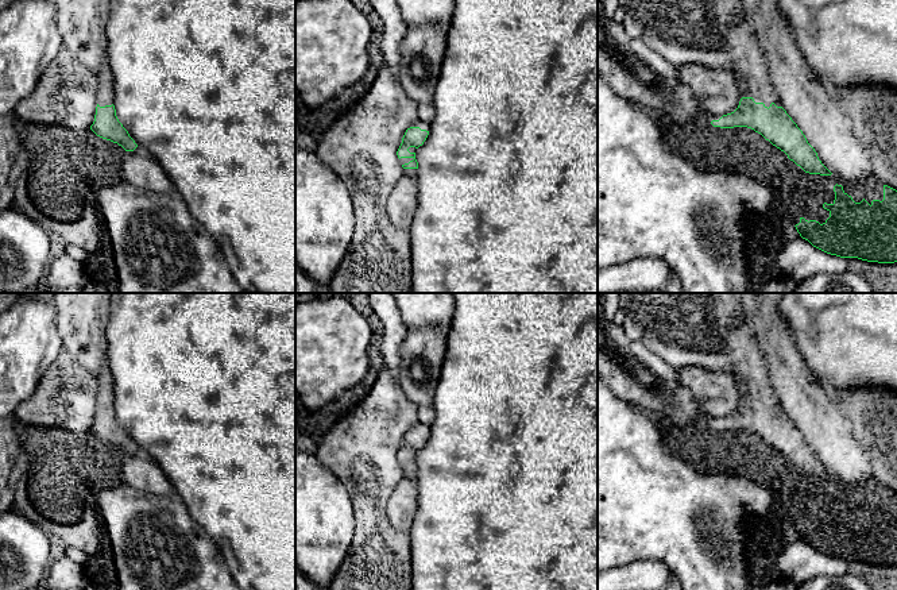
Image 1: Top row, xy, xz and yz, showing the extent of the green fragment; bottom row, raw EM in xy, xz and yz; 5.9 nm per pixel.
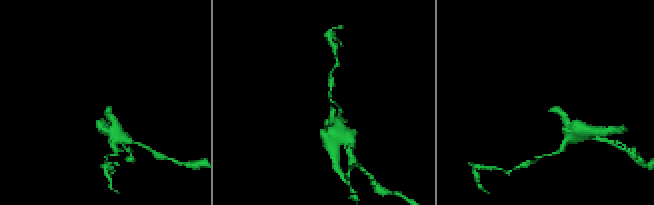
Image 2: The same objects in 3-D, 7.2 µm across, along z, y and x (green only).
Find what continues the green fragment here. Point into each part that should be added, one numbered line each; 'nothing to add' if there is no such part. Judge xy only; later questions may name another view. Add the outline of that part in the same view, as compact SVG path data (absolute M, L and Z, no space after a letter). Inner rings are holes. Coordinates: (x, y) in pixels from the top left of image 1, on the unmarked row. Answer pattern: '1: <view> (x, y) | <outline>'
1: xy (104, 381) | M108 360L103 365L97 377L97 406L100 409L113 406L113 377Z

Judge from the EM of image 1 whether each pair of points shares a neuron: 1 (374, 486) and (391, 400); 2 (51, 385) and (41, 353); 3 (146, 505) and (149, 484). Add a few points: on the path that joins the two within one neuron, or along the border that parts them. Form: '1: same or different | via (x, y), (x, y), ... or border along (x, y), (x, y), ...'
1: same | via (375, 465), (377, 425), (379, 421)
2: different | border along (64, 350), (47, 367), (37, 388), (29, 396)
3: different | border along (123, 481), (134, 488), (155, 494), (174, 494)

